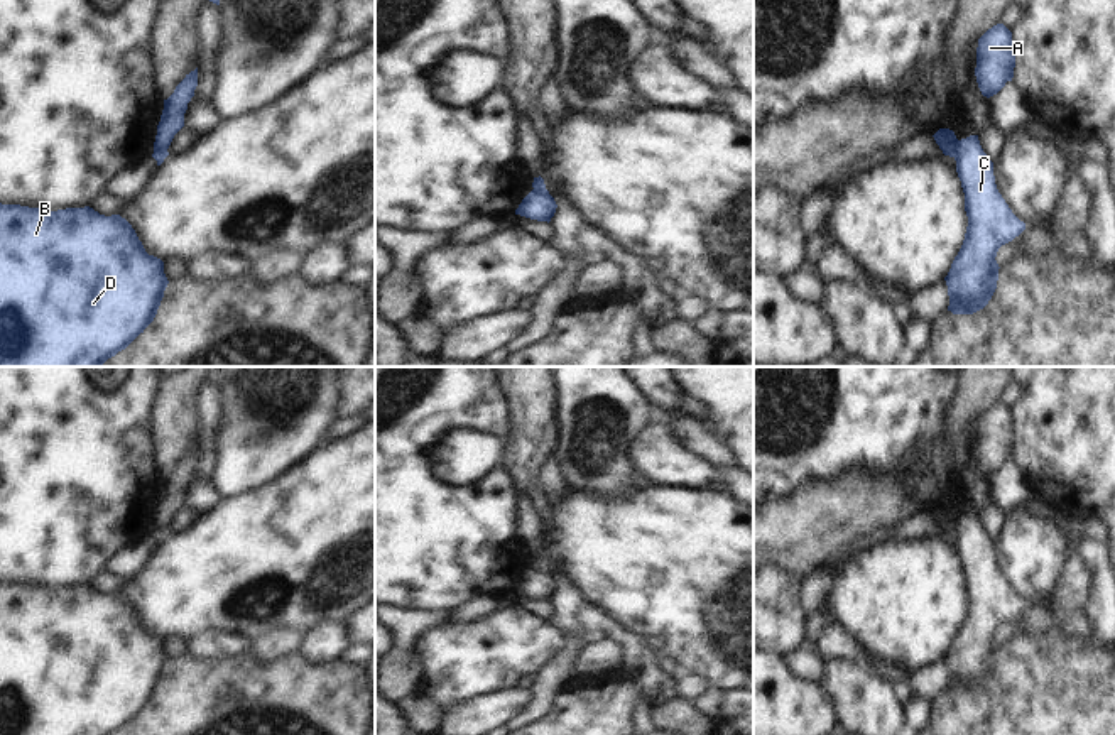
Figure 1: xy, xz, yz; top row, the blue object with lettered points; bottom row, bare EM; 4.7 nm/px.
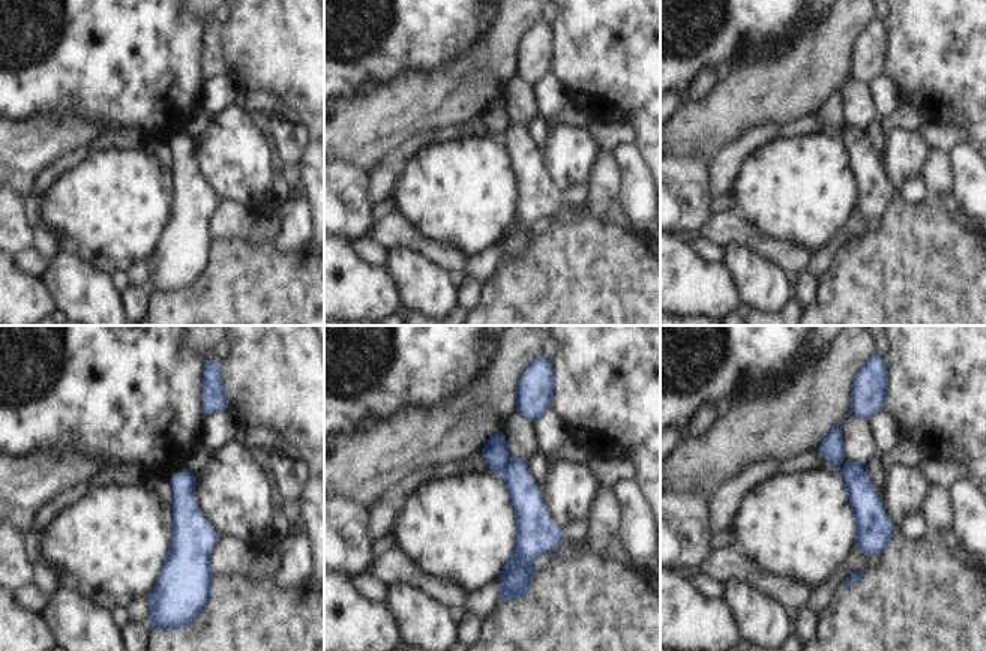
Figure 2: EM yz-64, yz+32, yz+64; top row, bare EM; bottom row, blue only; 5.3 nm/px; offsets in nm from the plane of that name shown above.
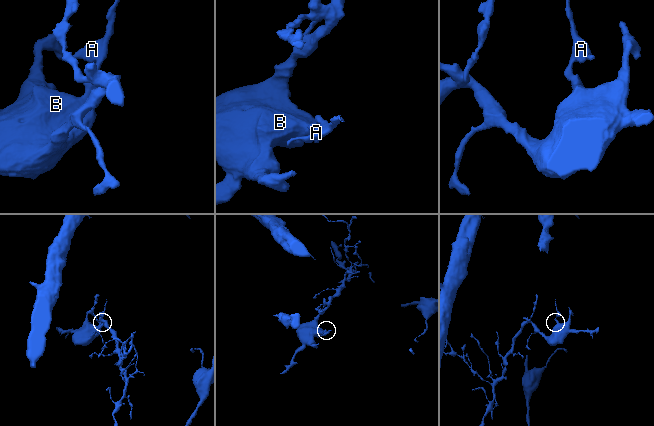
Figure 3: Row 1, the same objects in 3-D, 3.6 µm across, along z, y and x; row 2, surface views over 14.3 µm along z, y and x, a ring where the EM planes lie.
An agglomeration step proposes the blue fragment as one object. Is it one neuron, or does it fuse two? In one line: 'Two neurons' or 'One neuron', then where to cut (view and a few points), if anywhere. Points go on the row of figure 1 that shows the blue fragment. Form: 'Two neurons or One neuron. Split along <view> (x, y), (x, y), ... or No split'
Two neurons. Split along yz (958, 141), (958, 147), (951, 156).

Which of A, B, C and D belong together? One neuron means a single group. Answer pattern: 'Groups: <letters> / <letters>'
Groups: A / B C D.

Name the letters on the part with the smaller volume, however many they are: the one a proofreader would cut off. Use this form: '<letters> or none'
A

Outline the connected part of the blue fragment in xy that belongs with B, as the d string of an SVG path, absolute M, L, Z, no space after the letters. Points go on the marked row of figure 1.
M0 203L0 367L101 367L154 321L167 284L164 262L145 252L132 225L120 215L105 216L90 206L51 211Z

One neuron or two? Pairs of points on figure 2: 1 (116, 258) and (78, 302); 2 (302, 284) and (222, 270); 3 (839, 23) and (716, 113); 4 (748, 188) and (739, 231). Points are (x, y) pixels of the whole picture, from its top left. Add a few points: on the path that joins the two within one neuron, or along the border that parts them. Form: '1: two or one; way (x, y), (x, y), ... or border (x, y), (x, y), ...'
1: two; border (72, 254), (110, 278)
2: one; way (282, 284), (245, 284), (242, 281)
3: one; way (812, 54), (772, 93), (758, 93), (748, 101)
4: two; border (745, 221), (766, 237), (775, 240)

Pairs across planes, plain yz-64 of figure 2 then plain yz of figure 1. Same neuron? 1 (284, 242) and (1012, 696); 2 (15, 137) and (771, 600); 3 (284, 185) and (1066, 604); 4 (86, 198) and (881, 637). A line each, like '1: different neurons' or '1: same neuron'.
1: different neurons
2: different neurons
3: same neuron
4: same neuron

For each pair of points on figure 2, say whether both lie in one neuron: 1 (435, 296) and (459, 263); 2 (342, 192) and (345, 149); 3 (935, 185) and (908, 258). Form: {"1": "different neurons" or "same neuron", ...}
{"1": "different neurons", "2": "different neurons", "3": "different neurons"}

